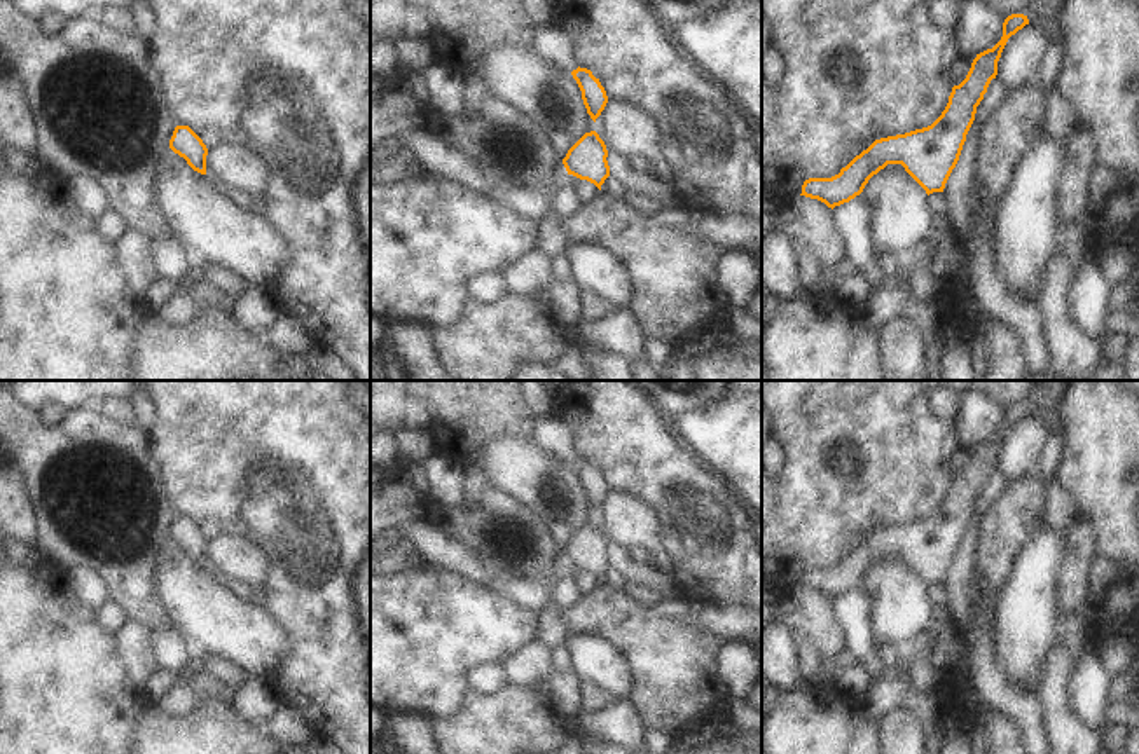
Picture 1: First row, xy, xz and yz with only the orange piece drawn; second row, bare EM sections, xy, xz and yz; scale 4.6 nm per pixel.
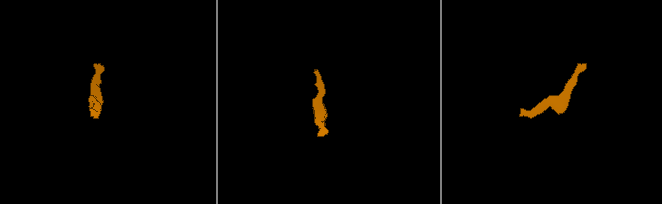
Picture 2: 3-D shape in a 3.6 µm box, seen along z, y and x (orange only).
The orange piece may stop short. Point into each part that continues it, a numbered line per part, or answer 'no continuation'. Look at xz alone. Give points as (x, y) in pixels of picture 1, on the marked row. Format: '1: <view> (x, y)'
no continuation

